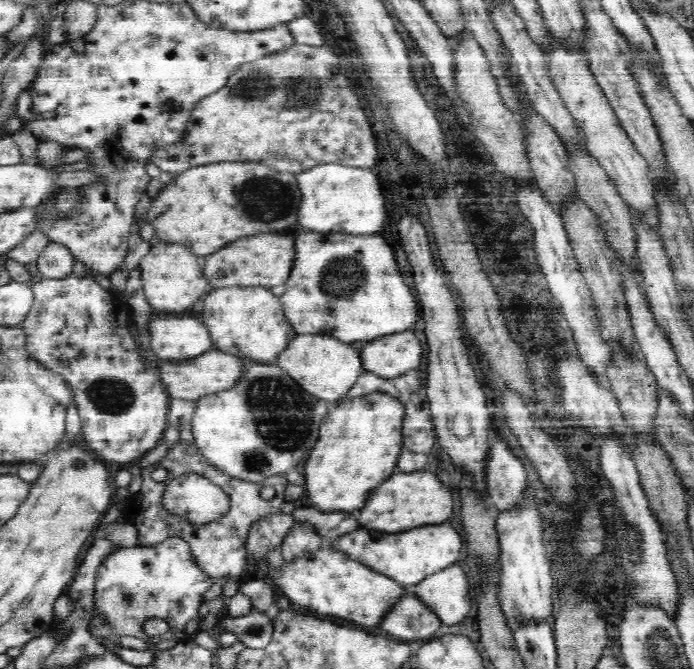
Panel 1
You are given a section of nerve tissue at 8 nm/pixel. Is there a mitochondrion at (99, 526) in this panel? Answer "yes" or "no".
no

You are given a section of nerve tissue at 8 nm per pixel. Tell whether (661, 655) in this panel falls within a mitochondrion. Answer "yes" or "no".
yes

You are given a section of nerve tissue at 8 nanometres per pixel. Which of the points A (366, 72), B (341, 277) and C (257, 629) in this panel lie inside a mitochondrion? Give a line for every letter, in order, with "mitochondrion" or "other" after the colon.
A: other
B: mitochondrion
C: mitochondrion

